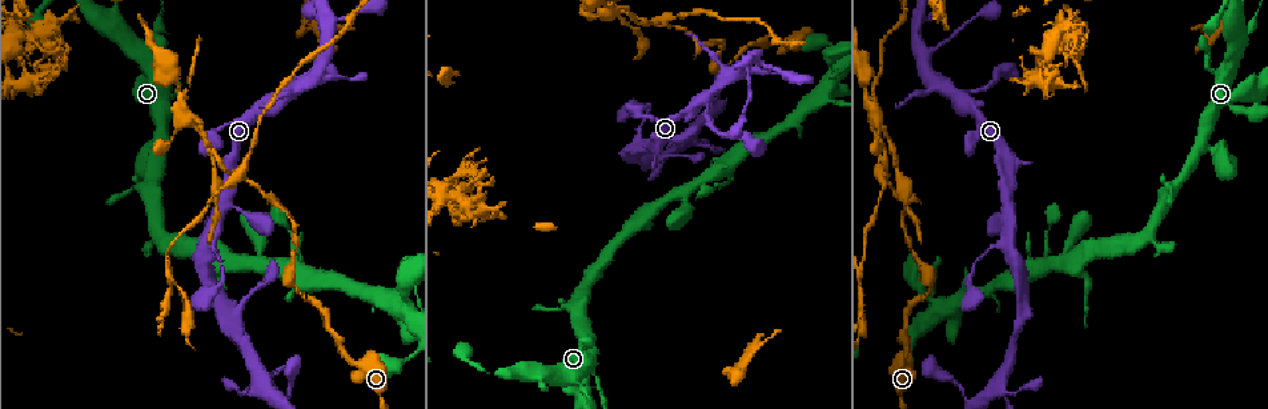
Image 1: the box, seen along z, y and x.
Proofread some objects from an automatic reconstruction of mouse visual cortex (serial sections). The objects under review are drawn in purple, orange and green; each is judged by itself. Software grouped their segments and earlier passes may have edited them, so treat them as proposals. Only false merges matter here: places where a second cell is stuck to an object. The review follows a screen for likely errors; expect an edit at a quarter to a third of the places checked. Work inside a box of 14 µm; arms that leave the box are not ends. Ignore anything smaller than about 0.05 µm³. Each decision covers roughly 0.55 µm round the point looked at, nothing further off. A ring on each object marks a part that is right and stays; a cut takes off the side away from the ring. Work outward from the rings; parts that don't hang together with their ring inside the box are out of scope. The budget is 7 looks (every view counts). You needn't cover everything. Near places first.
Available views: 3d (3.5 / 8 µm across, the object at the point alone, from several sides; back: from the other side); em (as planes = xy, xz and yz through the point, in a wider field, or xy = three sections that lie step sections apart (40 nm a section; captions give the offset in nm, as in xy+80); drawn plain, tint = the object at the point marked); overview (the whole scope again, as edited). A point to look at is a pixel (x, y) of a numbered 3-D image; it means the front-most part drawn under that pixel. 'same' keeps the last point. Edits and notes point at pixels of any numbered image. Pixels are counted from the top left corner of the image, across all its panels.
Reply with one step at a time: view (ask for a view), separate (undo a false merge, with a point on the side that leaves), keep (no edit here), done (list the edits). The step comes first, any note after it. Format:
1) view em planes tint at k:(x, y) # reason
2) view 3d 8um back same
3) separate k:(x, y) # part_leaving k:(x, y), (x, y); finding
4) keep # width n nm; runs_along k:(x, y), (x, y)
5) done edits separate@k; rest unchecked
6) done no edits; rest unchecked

view em xy step 1 tint at 1:(349, 360) # calibre changes

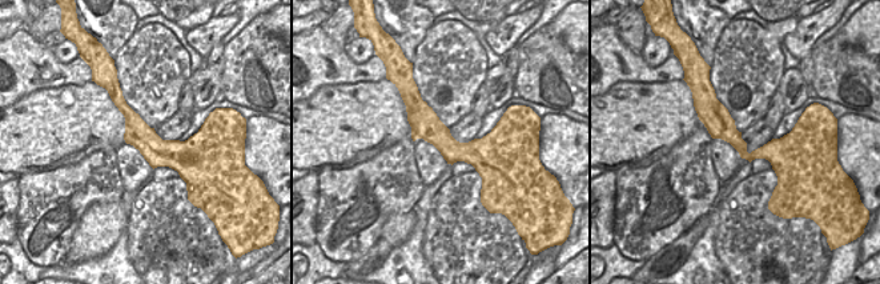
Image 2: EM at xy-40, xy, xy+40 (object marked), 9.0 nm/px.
view 3d 3.5um same # see where the arms go

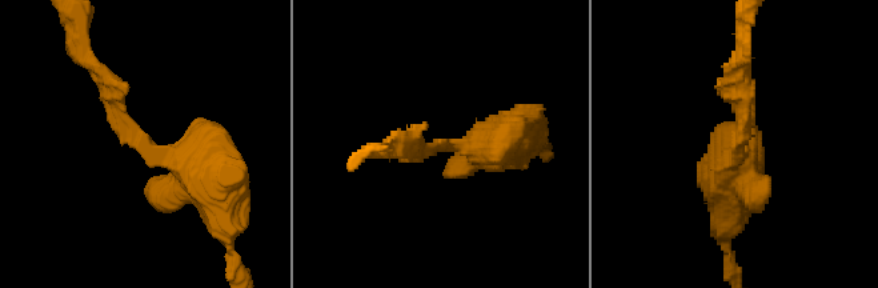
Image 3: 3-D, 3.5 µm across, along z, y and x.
keep # runs_along 2:(698, 103), (747, 154), (796, 134); continuous, no second cell

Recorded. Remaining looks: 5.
view 3d 3.5um at 1:(931, 285) # calibre changes

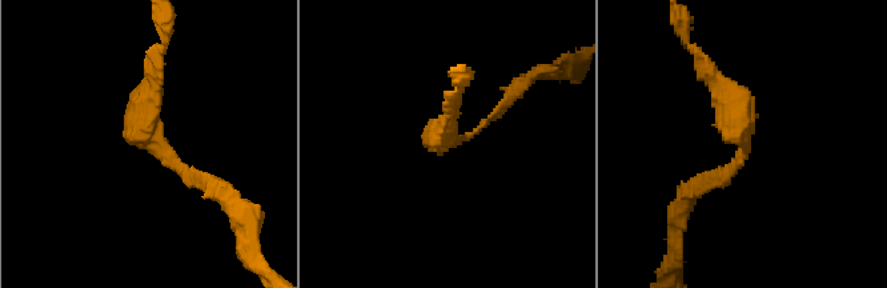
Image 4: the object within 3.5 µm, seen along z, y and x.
view em xy step 1 tint at 4:(153, 145) # arm_widths 150, 200 nm

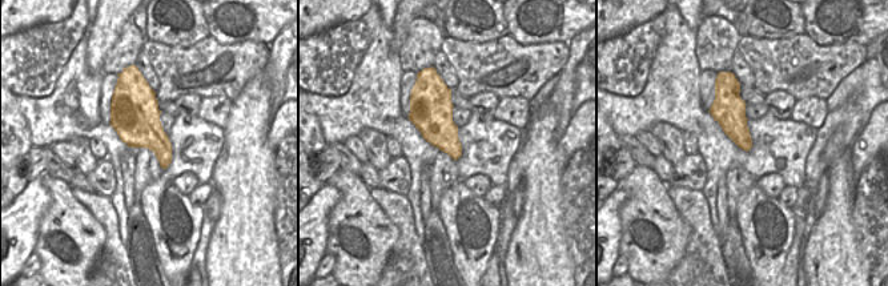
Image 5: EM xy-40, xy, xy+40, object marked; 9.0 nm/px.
keep # runs_along 4:(211, 186), (141, 132), (153, 75); all the same cell

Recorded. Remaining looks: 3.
view 3d 3.5um at 1:(886, 173) # four arms meet

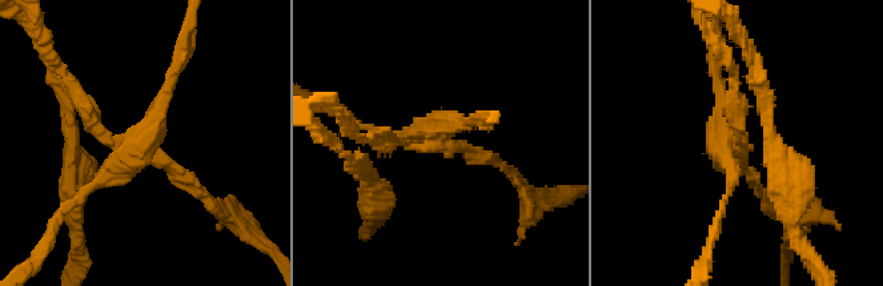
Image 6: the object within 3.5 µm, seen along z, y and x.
view em xy step 5 tint at 6:(140, 145) # arms 4; arm_widths 150, 150, 150, 200 nm; need the tissue

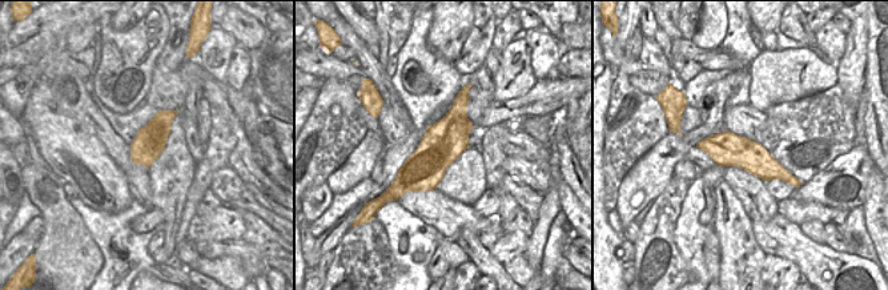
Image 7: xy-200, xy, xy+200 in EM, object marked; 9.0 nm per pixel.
view em planes tint same # cut it another way

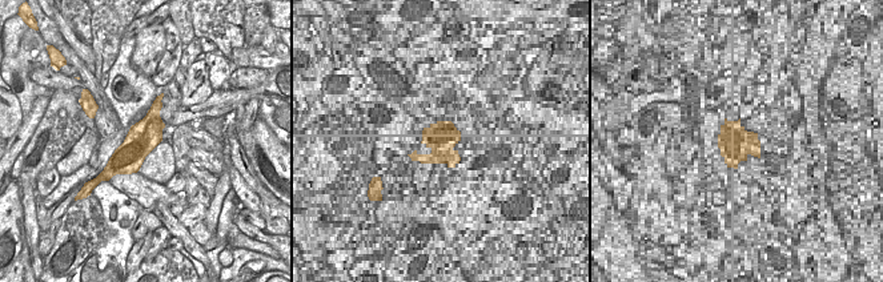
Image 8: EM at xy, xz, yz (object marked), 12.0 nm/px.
separate 6:(168, 87) # width 380 nm; part_leaving 6:(121, 164), (60, 209), (40, 254); two cells meet here

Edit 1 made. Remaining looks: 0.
done edits separate@6; rest unchecked

